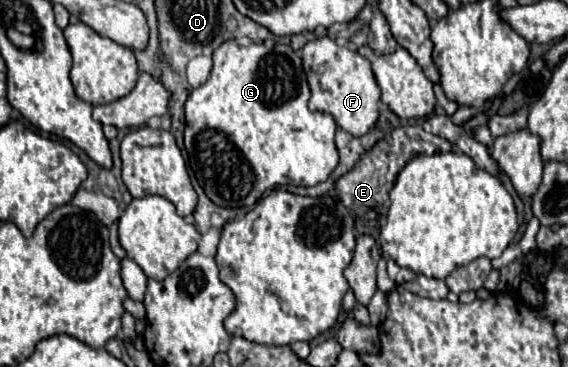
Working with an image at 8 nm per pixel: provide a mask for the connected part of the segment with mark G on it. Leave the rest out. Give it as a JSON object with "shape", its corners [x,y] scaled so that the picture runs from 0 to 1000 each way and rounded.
{"shape":[[[400,109],[375,142],[375,191],[371,191],[368,218],[361,229],[354,229],[347,245],[340,245],[326,283],[326,327],[329,327],[326,332],[326,403],[333,414],[333,452],[336,452],[347,496],[368,534],[368,545],[375,545],[382,561],[393,561],[393,567],[431,567],[431,561],[445,561],[467,529],[467,518],[477,518],[484,507],[555,507],[555,501],[576,490],[576,480],[597,447],[597,414],[590,398],[593,338],[579,305],[548,305],[540,294],[544,256],[548,256],[548,245],[544,245],[540,202],[533,191],[530,147],[519,142],[505,120],[488,120],[474,136],[467,120],[445,114],[438,125],[421,125],[417,114]]]}

